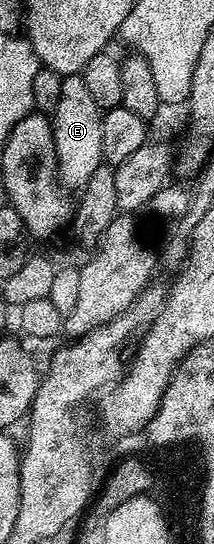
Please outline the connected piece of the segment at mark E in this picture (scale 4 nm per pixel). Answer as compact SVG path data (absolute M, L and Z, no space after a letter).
M83 75L65 76L59 81L60 93L56 96L56 109L50 112L56 163L60 169L60 183L65 189L83 189L90 182L94 170L104 160L102 150L102 122L104 117L98 102L90 95Z

